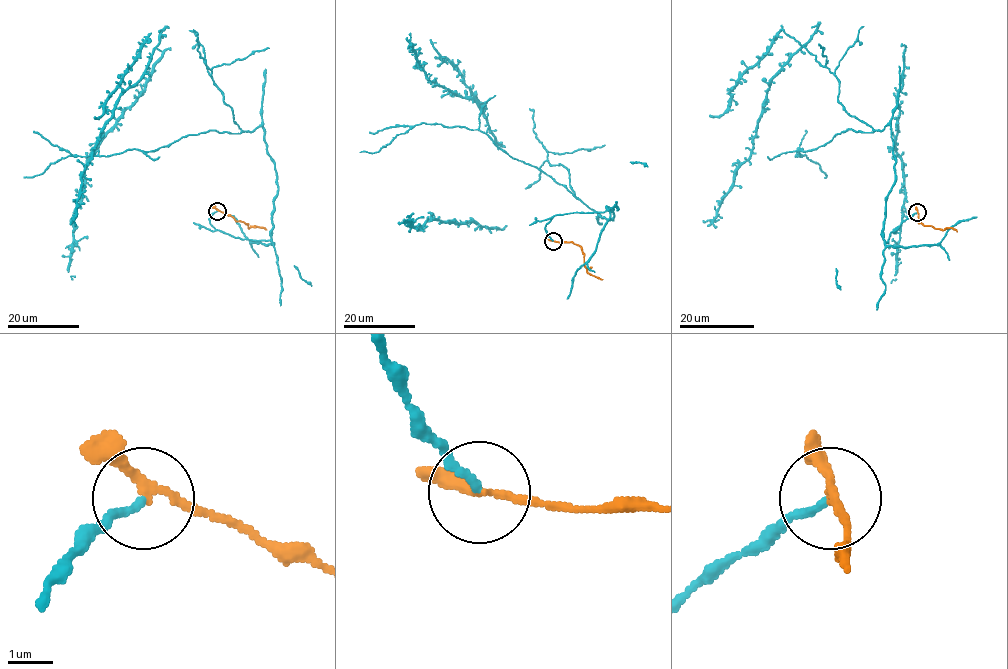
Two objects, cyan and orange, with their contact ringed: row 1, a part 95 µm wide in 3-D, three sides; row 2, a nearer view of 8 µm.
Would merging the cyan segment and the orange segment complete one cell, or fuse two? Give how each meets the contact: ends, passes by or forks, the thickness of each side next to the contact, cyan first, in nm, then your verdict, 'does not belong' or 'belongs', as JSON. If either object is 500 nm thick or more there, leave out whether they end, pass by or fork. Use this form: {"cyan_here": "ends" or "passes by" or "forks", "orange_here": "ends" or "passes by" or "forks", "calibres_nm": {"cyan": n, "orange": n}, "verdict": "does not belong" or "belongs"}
{"cyan_here": "ends", "orange_here": "passes by", "calibres_nm": {"cyan": 160, "orange": 160}, "verdict": "does not belong"}

